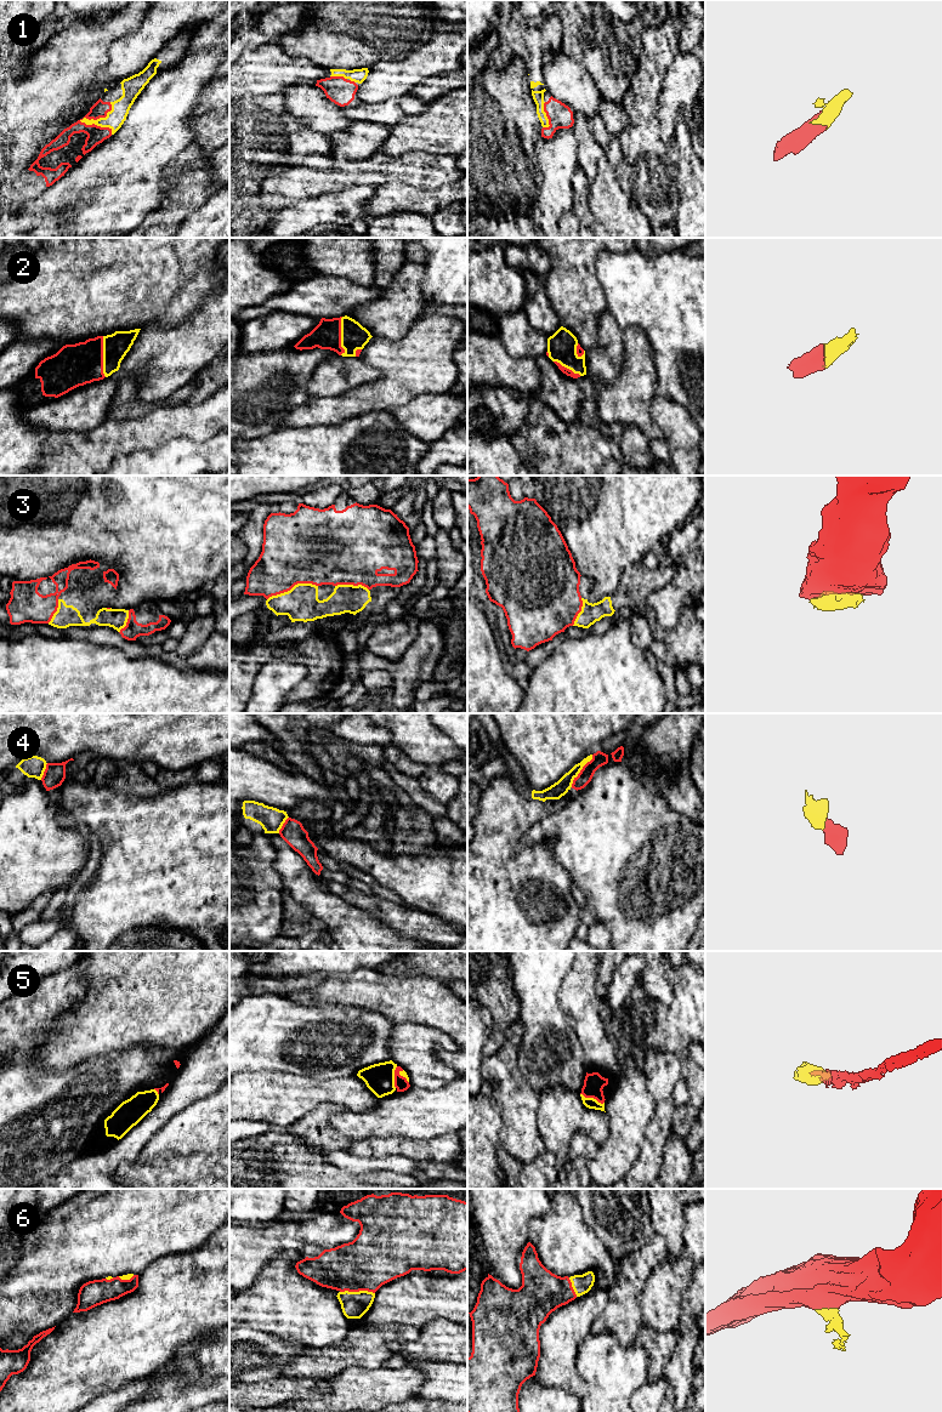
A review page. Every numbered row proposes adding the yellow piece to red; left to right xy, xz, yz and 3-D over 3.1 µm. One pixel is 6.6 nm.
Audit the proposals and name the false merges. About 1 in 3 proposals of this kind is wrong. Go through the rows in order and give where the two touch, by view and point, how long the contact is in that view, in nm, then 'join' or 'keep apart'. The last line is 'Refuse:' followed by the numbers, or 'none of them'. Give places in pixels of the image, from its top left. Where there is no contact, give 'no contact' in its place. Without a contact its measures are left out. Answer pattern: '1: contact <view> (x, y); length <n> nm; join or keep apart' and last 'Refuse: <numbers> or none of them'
1: contact xy (98, 118); length 240 nm; join
2: contact xy (102, 357); length 280 nm; join
3: contact xz (291, 587); length 340 nm; join
4: contact yz (580, 770); length 260 nm; keep apart
5: contact yz (592, 1097); length 170 nm; join
6: contact xz (357, 1291); length 240 nm; join
Refuse: 4

